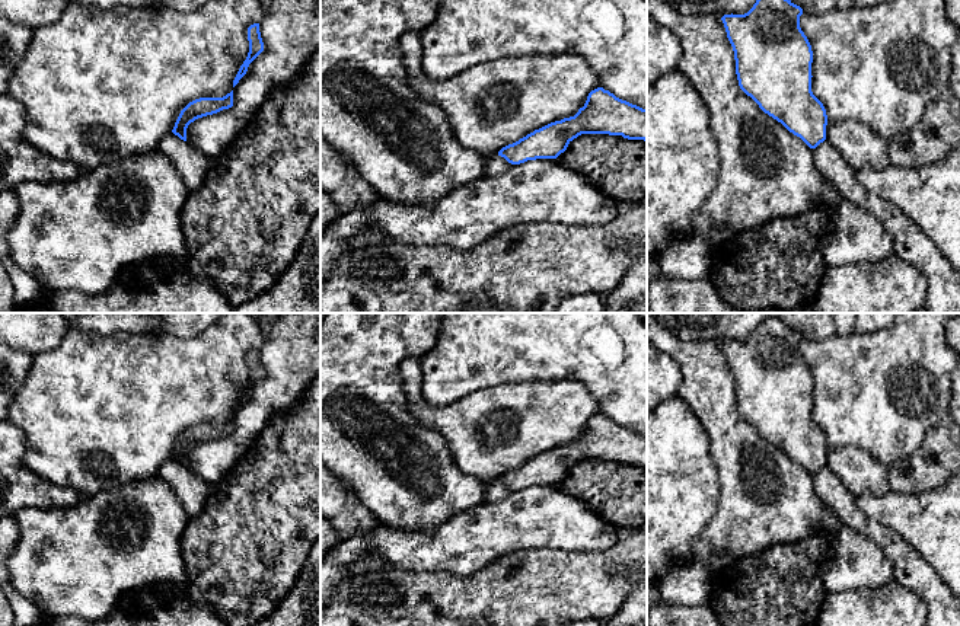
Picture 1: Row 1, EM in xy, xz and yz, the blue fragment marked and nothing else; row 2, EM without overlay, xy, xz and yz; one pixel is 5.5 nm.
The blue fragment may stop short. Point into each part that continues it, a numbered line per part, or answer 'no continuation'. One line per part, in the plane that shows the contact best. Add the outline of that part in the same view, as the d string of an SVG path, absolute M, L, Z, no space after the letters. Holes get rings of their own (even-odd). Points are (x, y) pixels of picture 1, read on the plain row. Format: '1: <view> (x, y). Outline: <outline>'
no continuation

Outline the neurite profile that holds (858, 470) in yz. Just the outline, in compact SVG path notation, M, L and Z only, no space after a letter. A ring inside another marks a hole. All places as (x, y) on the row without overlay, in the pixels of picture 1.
M851 445L827 448L826 466L855 498L865 492L880 495L889 491L887 466L864 450Z

